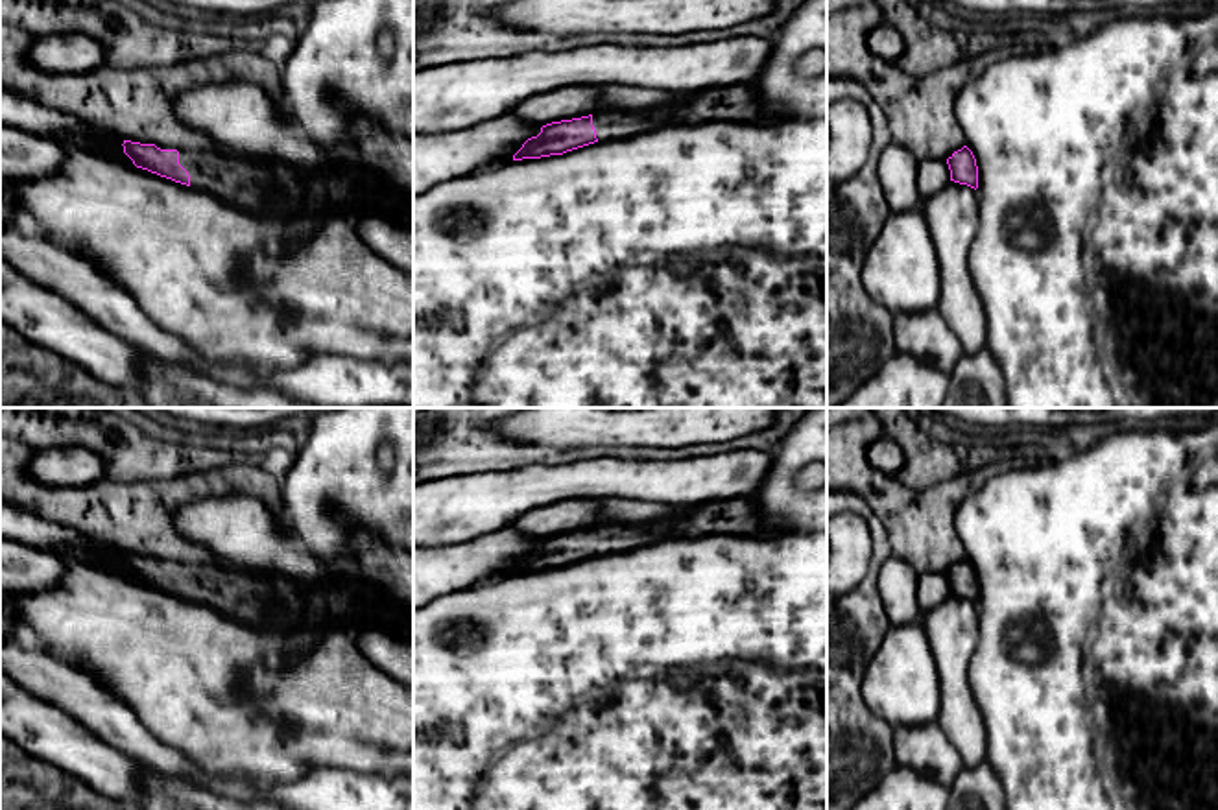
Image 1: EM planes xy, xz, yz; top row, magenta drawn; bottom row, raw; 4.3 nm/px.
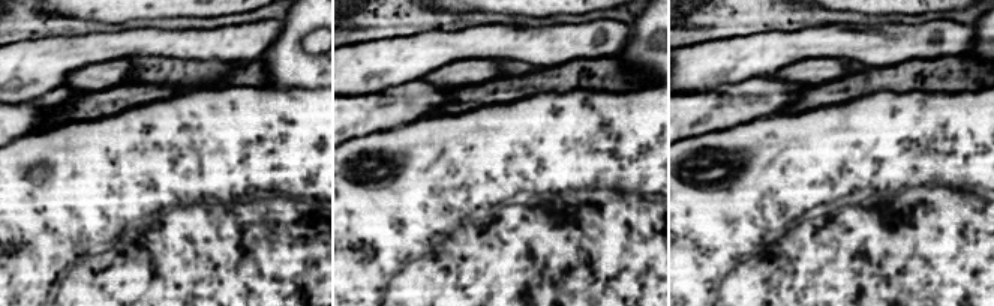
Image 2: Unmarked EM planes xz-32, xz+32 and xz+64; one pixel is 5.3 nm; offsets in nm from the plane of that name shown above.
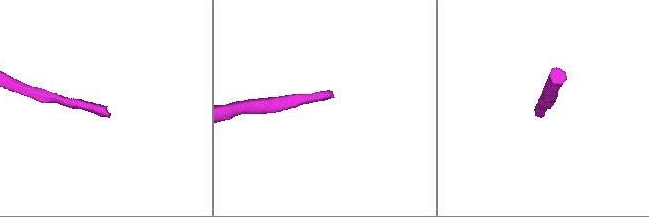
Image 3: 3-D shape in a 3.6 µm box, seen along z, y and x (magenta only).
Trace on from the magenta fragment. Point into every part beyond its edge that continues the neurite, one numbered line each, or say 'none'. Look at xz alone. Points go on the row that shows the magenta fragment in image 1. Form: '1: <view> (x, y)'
1: xz (740, 102)

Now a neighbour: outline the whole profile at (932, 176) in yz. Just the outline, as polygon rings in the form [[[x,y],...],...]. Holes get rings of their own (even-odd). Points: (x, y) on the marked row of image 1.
[[[926,159],[917,164],[917,194],[919,203],[934,197],[950,183],[947,161]]]

